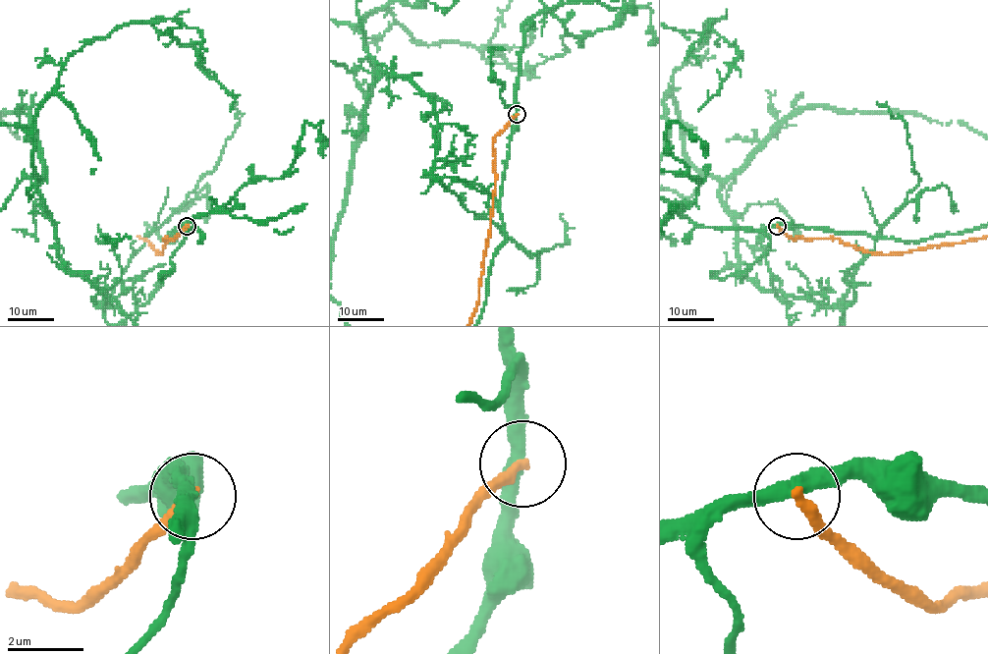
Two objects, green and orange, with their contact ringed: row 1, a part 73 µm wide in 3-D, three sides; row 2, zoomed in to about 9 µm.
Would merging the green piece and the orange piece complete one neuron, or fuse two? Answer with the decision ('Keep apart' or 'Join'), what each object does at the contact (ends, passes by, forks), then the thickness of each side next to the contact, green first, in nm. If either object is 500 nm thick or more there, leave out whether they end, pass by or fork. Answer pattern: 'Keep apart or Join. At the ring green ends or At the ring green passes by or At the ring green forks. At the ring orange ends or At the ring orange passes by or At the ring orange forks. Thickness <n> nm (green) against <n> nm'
Keep apart. At the ring green passes by. At the ring orange ends. Thickness 400 nm (green) against 320 nm

